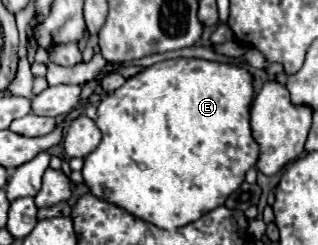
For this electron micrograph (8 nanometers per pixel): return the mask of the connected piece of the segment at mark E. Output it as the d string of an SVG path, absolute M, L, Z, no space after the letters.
M164 59L144 71L140 71L138 75L130 77L120 89L116 89L114 93L110 93L106 99L102 99L100 103L100 113L96 119L98 129L102 131L102 141L100 145L84 159L84 181L90 187L90 191L98 197L98 199L106 199L110 203L116 203L120 207L124 207L128 213L142 217L144 221L158 225L162 229L172 229L172 227L182 227L188 225L196 219L200 219L204 213L224 205L224 201L242 185L246 173L250 167L254 167L258 163L260 157L260 145L256 143L256 139L252 137L252 127L250 127L250 103L254 97L254 77L250 71L238 67L238 65L230 65L230 63L220 63L220 61L206 61L206 59Z

